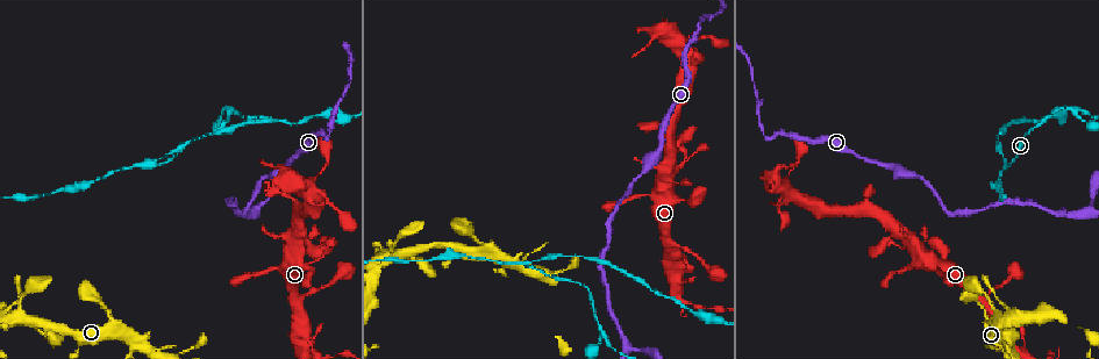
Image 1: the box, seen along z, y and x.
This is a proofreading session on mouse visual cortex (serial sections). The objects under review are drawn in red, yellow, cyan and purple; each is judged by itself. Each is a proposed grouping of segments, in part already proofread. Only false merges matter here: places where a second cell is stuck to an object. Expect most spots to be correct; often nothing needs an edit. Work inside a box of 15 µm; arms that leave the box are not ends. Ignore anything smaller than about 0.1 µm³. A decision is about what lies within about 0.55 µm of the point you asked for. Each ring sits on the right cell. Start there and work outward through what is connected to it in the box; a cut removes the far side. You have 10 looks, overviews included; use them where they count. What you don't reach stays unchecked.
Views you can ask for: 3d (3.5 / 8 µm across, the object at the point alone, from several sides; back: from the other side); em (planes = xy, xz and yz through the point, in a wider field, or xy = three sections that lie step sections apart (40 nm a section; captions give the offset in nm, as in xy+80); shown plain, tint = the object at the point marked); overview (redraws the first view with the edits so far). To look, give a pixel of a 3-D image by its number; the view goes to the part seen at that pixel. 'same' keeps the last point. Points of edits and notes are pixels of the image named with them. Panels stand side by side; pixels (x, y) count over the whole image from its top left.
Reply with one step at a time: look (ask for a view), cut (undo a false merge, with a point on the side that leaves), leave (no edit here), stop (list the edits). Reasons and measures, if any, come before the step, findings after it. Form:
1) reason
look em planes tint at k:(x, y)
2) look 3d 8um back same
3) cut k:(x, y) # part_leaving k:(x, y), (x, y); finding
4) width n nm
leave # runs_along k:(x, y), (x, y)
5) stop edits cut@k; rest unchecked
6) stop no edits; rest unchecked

sharp bend
look 3d 3.5um at 1:(160, 164)

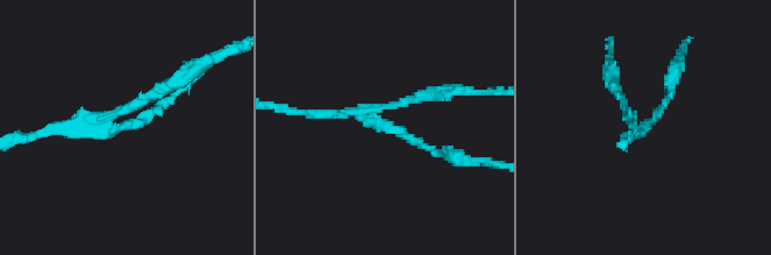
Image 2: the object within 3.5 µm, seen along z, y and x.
look em xy step 3 tint at 2:(381, 121)

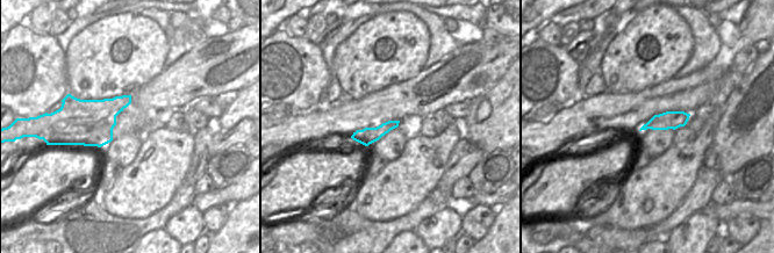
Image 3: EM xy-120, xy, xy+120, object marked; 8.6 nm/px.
arm_widths 100, 150, 150 nm
leave # one cell here

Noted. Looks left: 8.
look 3d 3.5um back at 1:(210, 134)

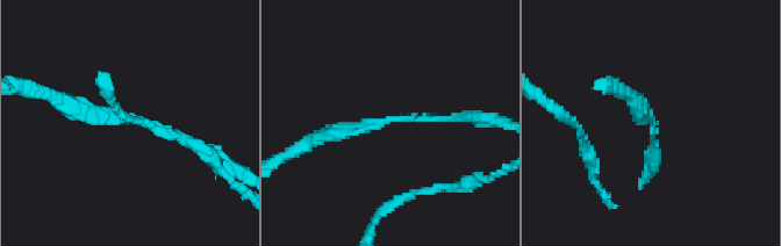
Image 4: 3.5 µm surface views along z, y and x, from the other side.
arm_widths 100, 250 nm
look em xy step 5 tint at 4:(652, 122)

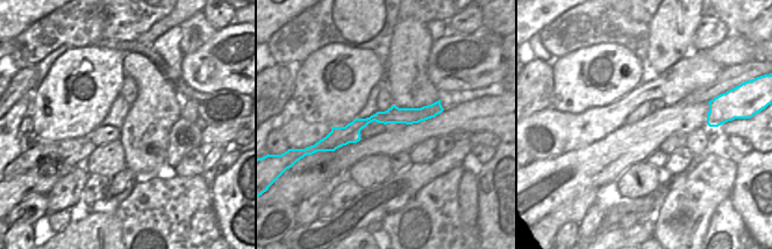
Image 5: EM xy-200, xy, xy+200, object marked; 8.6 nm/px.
leave # runs_along 4:(203, 149), (157, 123), (61, 102); continuous, no second cell

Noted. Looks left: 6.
three-way junction
look 3d 3.5um at 1:(600, 331)

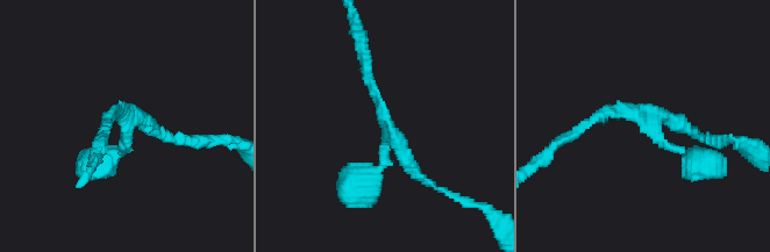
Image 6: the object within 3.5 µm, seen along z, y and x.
arms 3; arm_widths 150, 150, 150 nm
look em xy step 2 tint at 6:(126, 122)

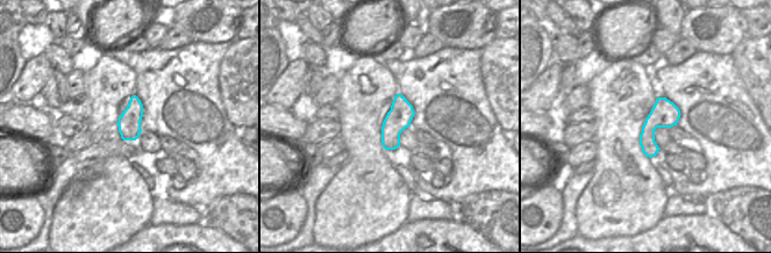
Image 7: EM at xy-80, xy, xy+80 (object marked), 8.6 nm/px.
leave # runs_along 6:(585, 124), (627, 109), (669, 145), (701, 159); one cell here

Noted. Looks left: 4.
a narrow waist
look 3d 3.5um back at 1:(42, 194)

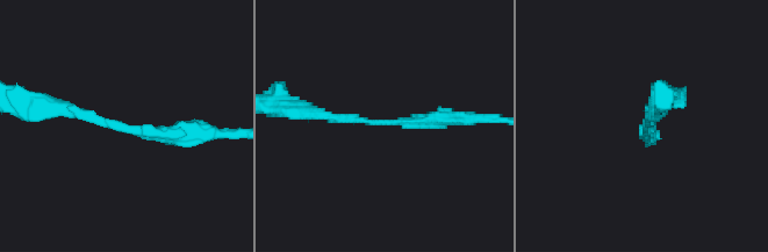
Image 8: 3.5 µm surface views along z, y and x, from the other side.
arm_widths 150, 250 nm; shape alone is not enough
look em xy step 5 tint at 8:(645, 122)

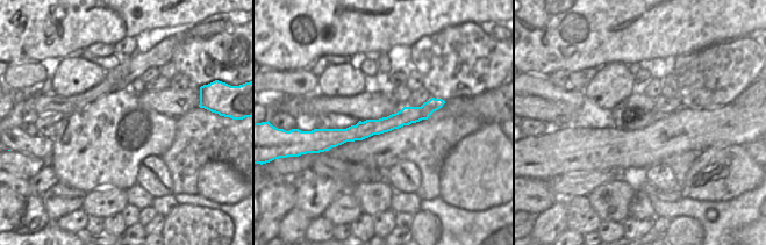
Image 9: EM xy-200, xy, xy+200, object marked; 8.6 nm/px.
leave # runs_along 8:(49, 108), (73, 108), (138, 130), (202, 134); continuous, no second cell

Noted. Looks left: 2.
stop no edits; rest unchecked

